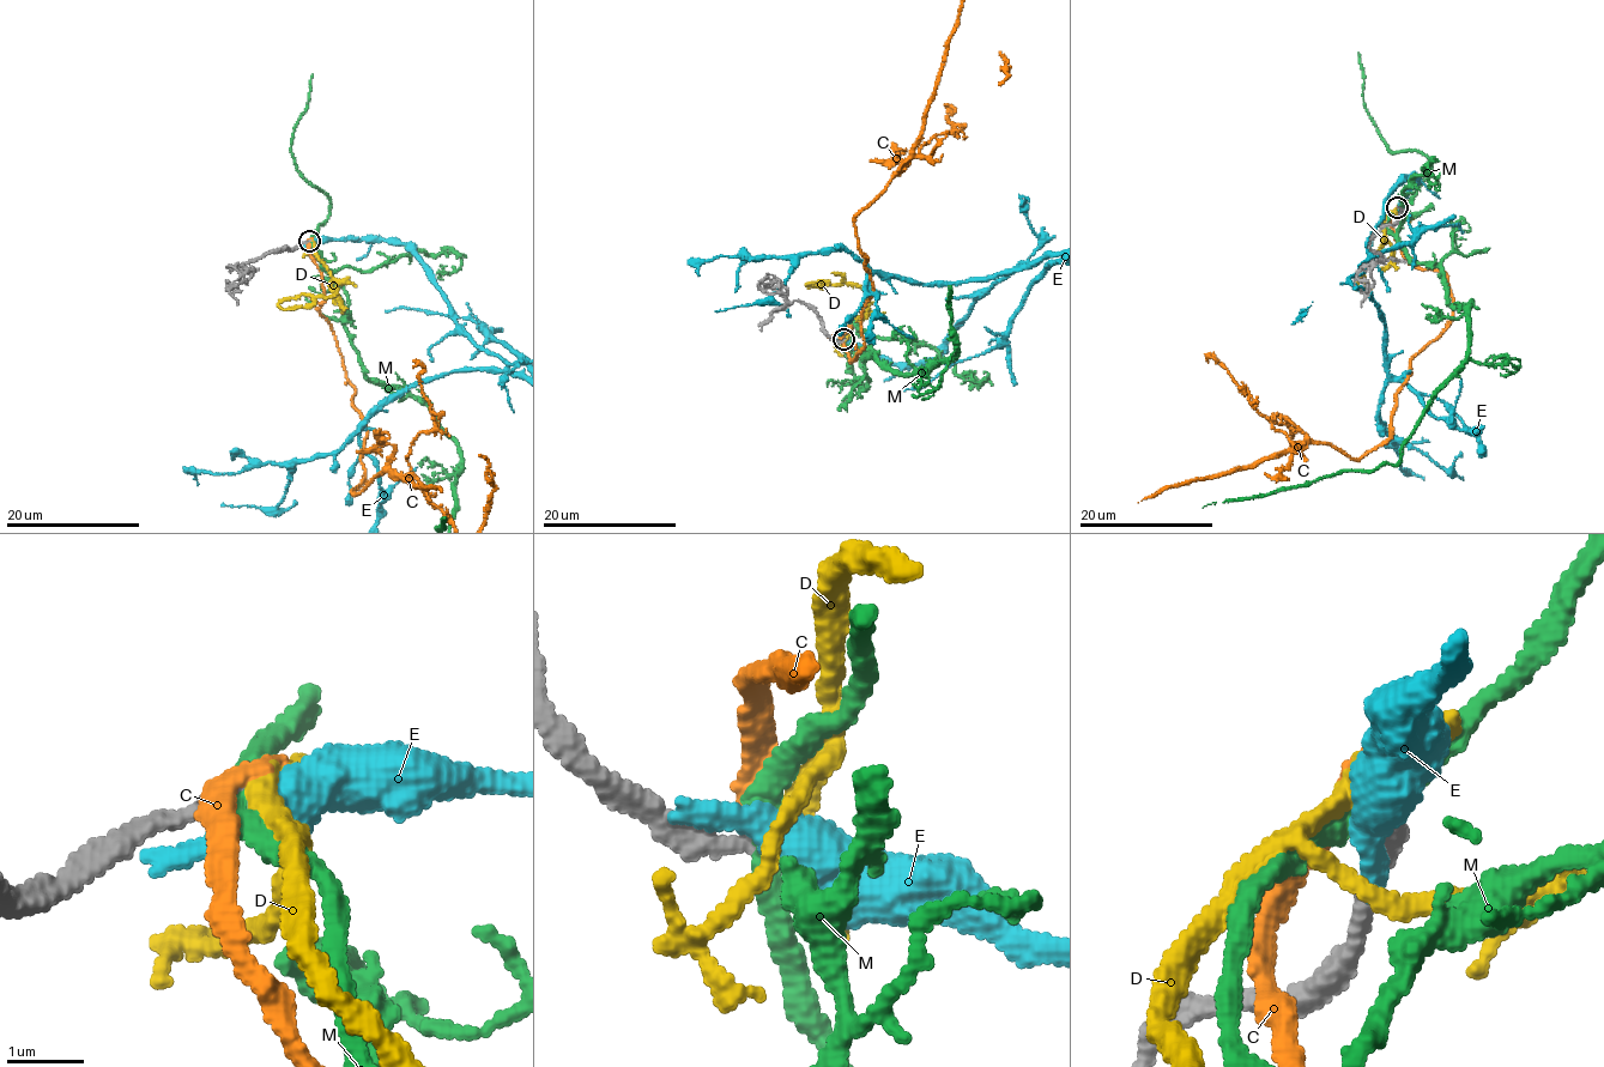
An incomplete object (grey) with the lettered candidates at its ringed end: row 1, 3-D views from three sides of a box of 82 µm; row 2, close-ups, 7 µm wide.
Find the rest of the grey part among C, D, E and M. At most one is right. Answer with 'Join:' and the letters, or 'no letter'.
Join: no letter

